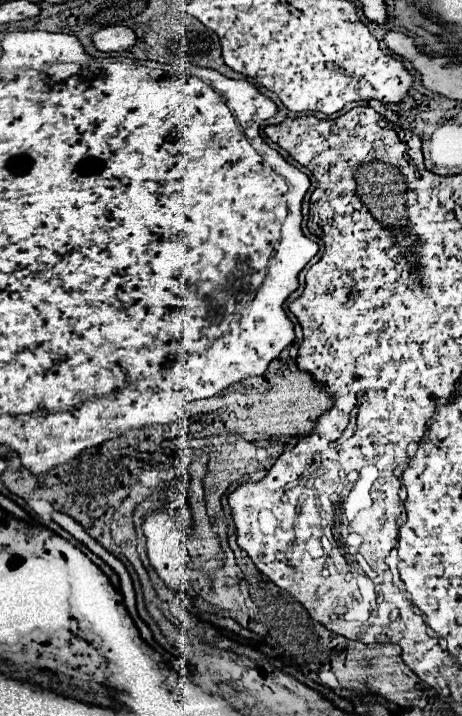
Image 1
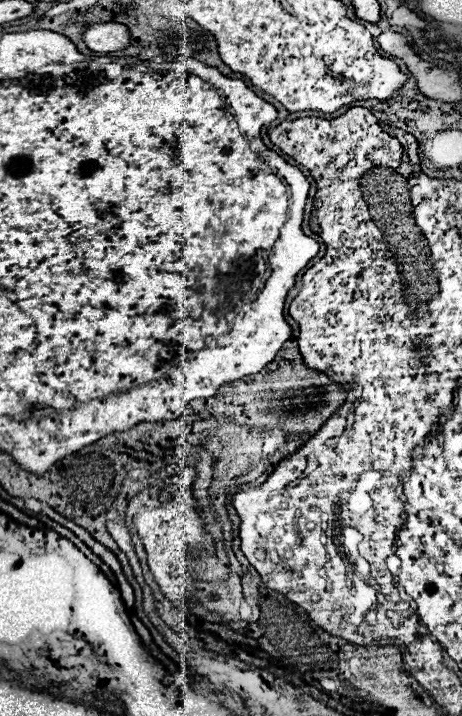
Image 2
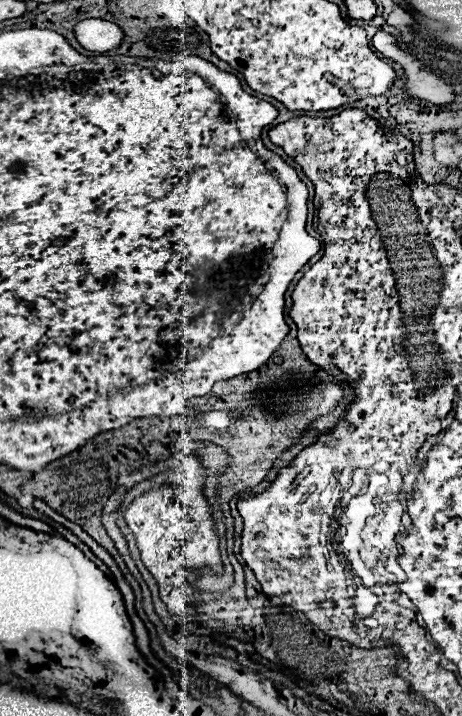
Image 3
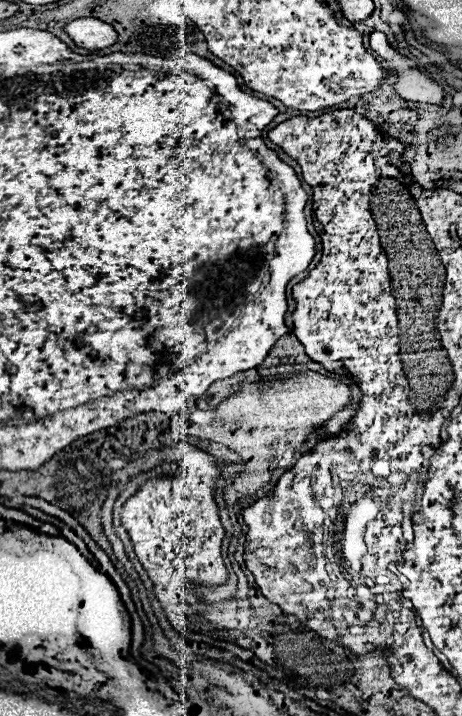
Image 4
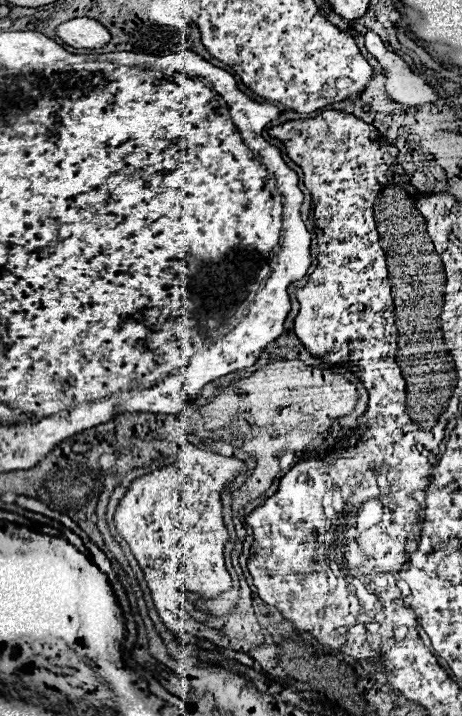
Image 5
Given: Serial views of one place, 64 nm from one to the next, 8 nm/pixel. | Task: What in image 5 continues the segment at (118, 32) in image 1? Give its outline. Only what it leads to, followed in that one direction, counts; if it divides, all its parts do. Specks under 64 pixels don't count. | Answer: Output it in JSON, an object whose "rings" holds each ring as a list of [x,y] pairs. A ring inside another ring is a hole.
{"rings":[[[74,18],[56,26],[56,36],[72,48],[102,48],[110,42],[108,30],[92,18]]]}

